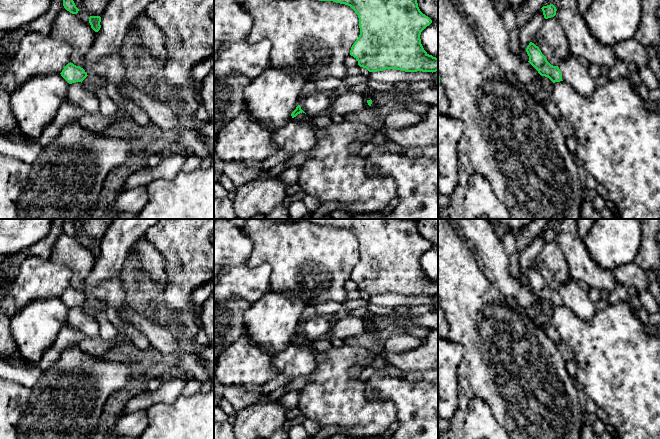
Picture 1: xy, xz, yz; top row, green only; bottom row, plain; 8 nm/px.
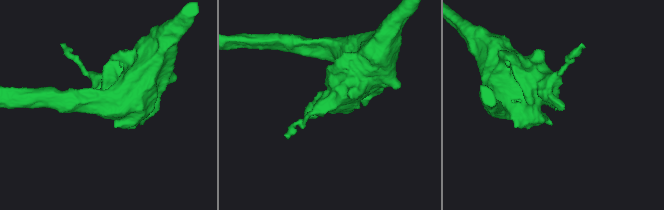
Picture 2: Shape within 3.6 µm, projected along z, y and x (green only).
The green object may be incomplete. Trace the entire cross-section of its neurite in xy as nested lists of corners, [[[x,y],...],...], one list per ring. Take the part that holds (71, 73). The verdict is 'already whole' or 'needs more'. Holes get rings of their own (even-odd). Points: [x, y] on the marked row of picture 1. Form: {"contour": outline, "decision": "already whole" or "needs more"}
{"contour": [[[68,63],[62,72],[61,76],[69,83],[81,82],[88,76],[83,68],[76,66],[73,63]]], "decision": "already whole"}

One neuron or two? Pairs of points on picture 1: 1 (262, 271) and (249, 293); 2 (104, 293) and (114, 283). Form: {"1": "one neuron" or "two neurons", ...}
{"1": "one neuron", "2": "one neuron"}

